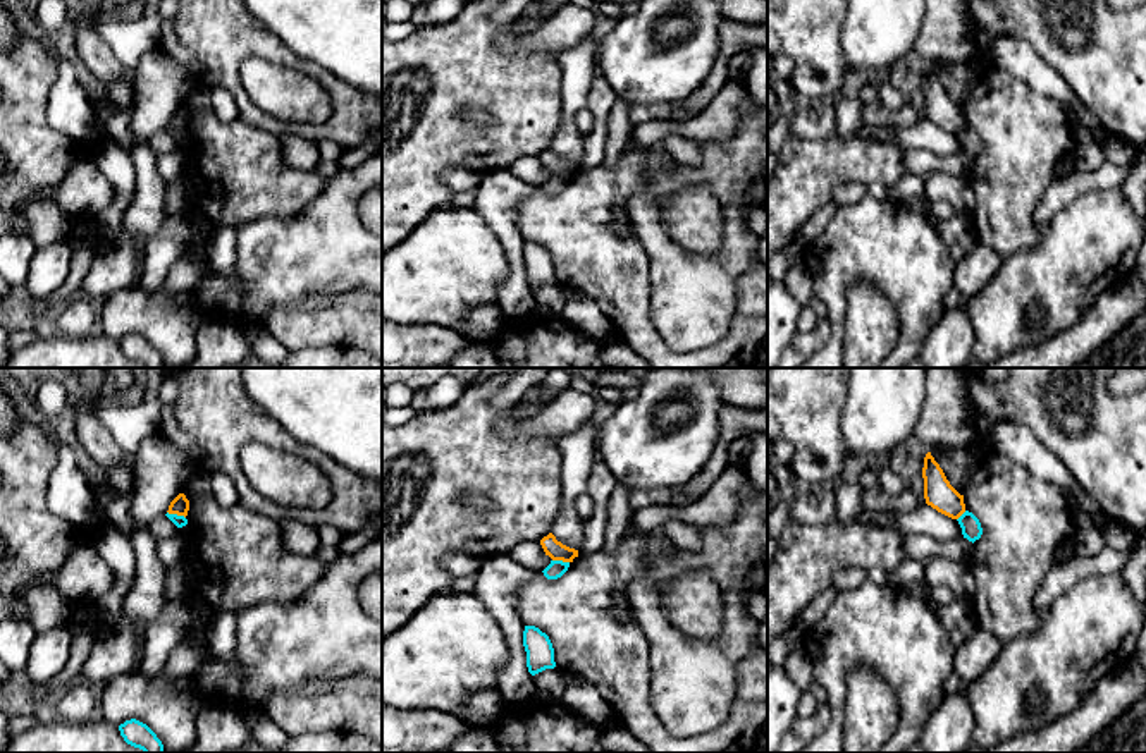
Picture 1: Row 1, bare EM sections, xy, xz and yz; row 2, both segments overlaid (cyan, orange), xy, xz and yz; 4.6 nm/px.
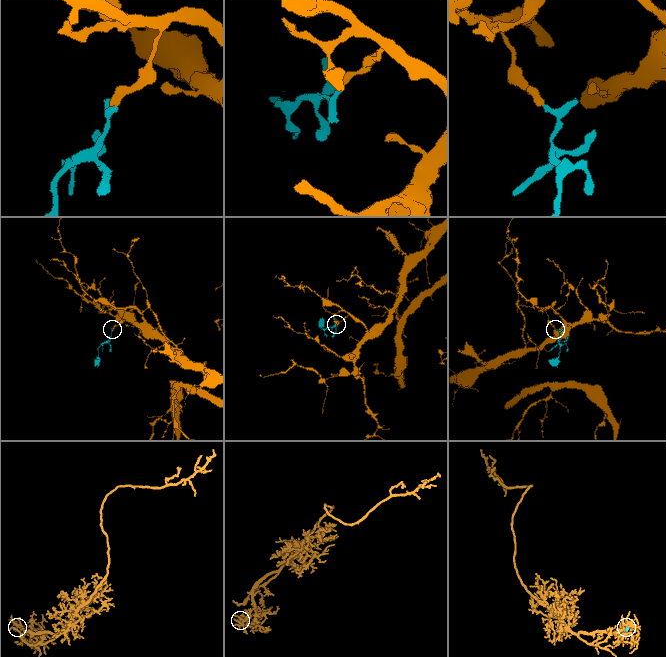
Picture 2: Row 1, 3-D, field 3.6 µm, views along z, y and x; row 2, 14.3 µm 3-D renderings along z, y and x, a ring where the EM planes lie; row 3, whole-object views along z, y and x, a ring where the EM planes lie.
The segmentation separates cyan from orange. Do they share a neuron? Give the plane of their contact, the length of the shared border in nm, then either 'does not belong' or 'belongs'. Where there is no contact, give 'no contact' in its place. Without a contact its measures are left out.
xy | 90 nm | does not belong

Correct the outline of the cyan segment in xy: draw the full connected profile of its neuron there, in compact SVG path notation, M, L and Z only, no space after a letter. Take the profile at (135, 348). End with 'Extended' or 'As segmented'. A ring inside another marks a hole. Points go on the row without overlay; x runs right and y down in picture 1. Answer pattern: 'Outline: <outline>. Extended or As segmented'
Outline: M131 334L119 340L124 356L145 368L163 368L163 359L157 349L143 337Z. As segmented

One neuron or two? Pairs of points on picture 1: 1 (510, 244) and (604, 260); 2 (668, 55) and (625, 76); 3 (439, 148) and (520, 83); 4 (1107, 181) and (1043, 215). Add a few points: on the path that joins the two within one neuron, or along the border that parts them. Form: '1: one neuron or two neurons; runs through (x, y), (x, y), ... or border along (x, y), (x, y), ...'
1: two neurons; border along (518, 202), (517, 226), (523, 241)
2: one neuron; runs through (658, 55), (642, 59), (635, 66)
3: one neuron; runs through (465, 143), (480, 143), (515, 109)
4: one neuron; runs through (1091, 181), (1071, 186), (1057, 200)

